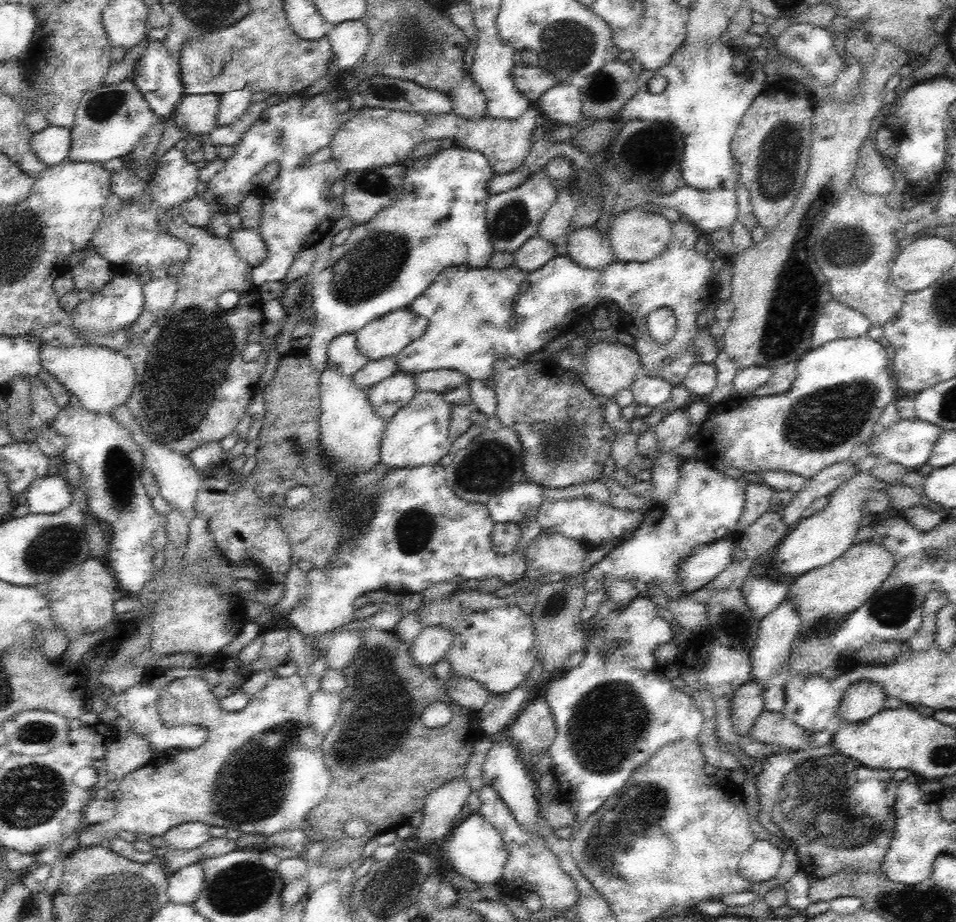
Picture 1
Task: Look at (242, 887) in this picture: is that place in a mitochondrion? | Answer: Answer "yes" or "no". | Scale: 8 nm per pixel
yes

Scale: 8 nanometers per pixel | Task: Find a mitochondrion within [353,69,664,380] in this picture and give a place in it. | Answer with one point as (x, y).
(512, 217)

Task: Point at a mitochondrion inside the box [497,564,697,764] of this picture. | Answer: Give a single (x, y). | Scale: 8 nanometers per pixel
(555, 605)

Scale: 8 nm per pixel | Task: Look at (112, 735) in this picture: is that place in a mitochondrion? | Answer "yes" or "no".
no

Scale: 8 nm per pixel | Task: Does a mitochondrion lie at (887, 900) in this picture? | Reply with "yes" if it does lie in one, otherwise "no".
yes

